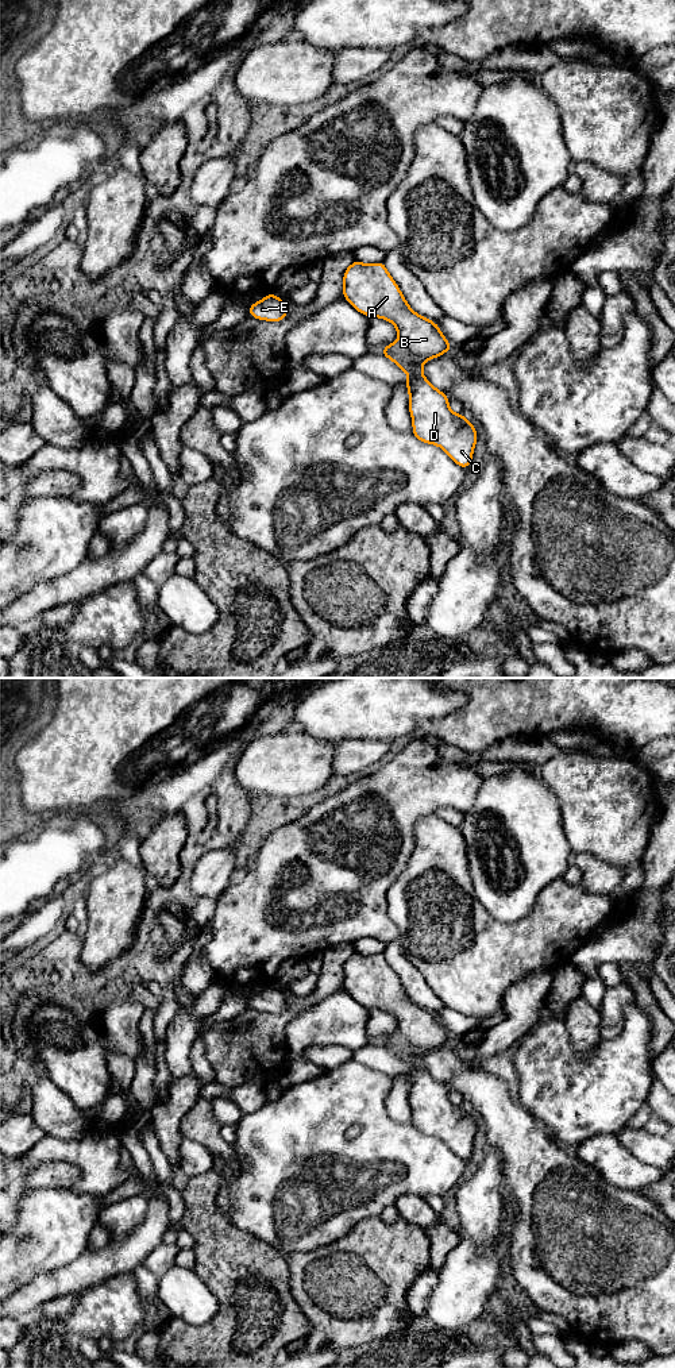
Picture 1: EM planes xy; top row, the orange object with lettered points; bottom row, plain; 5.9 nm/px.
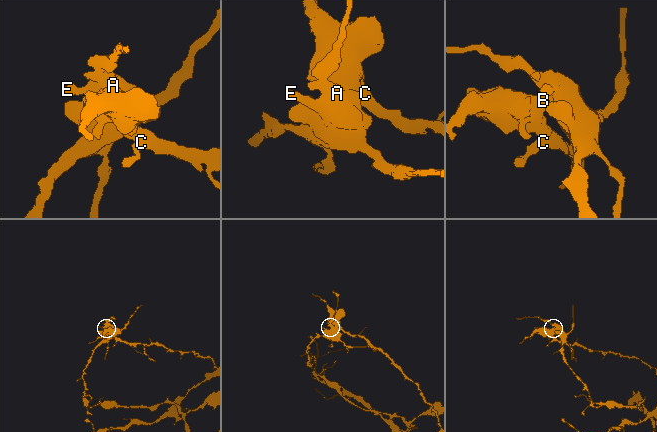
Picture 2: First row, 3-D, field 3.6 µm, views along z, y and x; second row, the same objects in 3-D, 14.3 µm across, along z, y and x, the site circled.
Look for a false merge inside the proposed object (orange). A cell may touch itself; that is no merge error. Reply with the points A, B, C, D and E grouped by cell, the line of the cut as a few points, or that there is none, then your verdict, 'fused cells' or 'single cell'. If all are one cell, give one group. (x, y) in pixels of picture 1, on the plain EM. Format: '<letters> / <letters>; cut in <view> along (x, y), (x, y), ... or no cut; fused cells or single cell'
A B E / C D; cut in xy along (398, 1033), (424, 1052); fused cells

